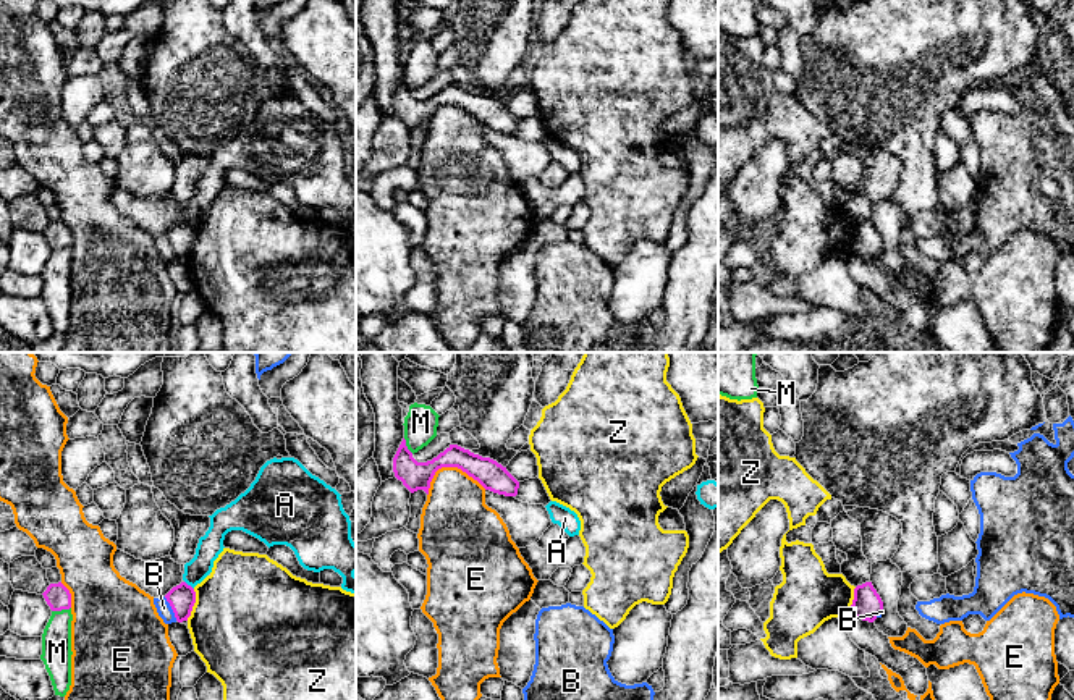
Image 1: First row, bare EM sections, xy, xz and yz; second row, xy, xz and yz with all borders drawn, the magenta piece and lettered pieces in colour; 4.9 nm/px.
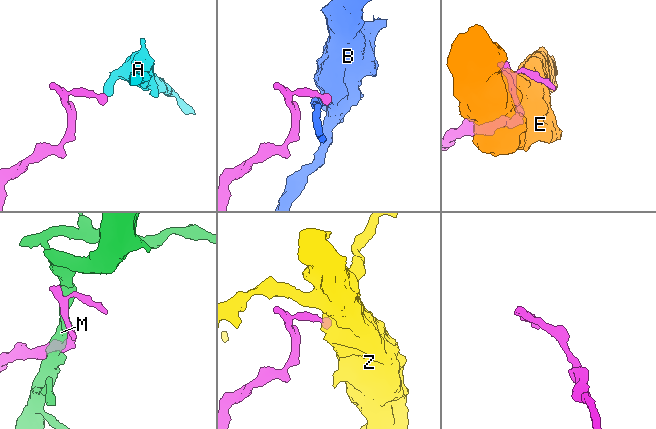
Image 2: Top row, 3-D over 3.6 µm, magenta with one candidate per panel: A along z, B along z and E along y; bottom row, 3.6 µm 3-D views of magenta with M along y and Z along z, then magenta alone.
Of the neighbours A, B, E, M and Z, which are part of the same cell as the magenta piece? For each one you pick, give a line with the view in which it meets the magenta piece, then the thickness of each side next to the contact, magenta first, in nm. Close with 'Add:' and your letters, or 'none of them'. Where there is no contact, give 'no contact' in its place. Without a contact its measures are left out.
Add: none of them

